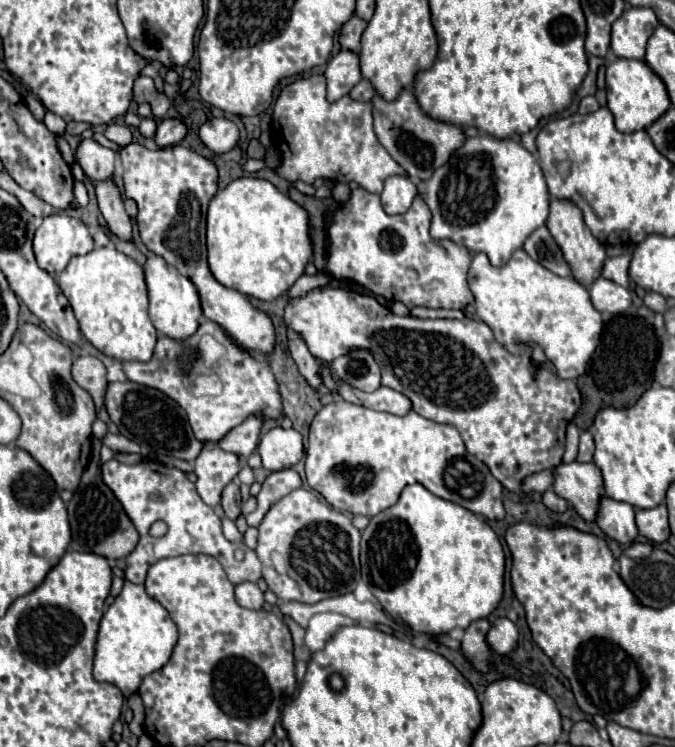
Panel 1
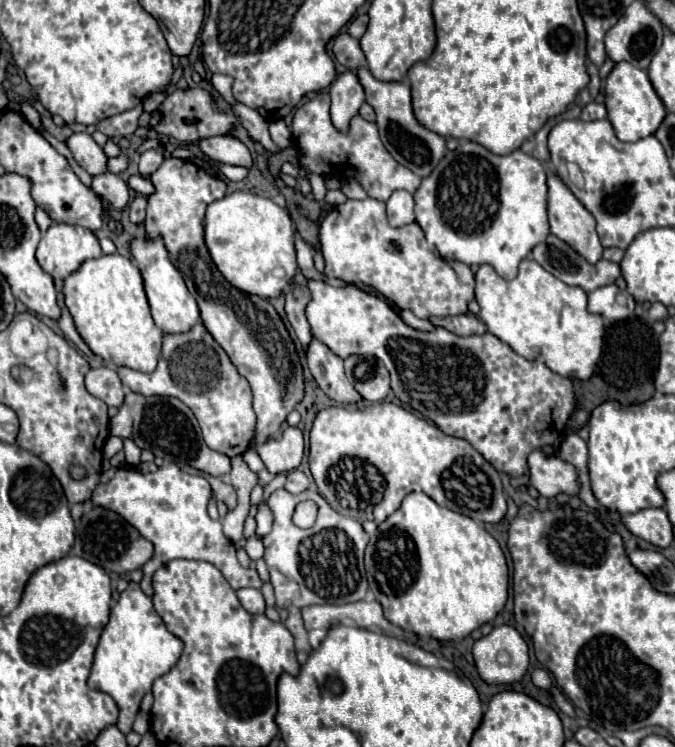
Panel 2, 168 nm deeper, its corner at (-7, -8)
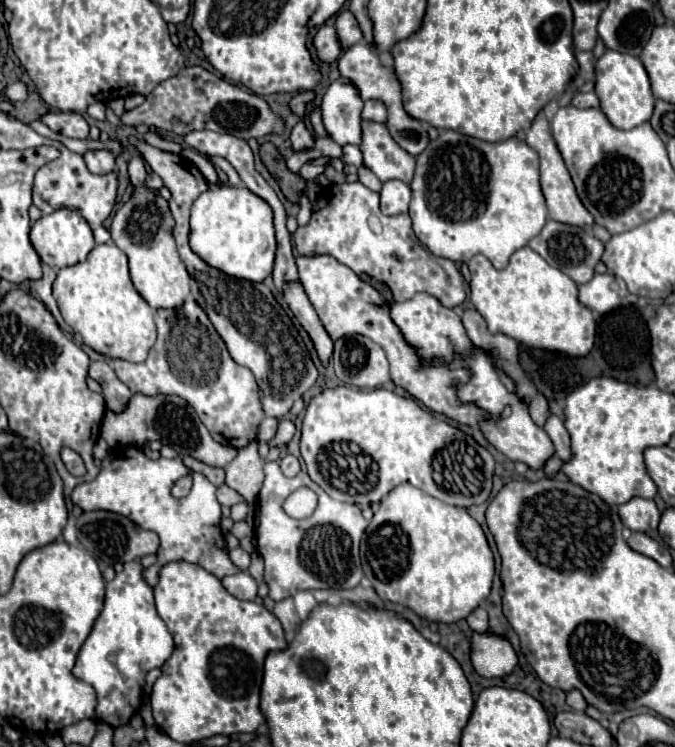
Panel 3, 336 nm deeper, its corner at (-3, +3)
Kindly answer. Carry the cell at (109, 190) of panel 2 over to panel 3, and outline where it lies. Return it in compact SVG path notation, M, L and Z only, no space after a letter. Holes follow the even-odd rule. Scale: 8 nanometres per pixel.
M88 151L88 153L84 153L84 161L86 161L88 169L96 175L114 171L114 157L110 151Z

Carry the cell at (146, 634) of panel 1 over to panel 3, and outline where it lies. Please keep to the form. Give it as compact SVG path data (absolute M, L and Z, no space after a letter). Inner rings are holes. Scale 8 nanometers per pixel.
M132 561L124 563L124 571L106 583L104 609L82 645L72 673L94 685L98 695L96 717L112 727L120 727L128 725L130 717L140 707L146 673L154 667L162 667L172 651L174 639L156 613L152 587L142 579L142 565Z

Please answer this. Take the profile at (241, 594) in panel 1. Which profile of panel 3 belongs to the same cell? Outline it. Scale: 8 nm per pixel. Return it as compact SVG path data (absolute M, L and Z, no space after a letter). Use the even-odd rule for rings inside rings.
M236 573L230 577L222 579L222 585L226 587L226 591L230 595L234 595L236 599L246 599L246 601L254 601L258 595L258 583L254 581L254 577L250 573Z

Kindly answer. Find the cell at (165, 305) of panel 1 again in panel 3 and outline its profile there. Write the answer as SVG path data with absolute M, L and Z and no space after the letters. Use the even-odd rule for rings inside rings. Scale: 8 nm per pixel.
M140 153L132 155L128 173L134 185L134 195L114 215L110 235L114 243L128 255L132 283L144 301L152 309L178 309L190 295L190 277L176 253L176 243L172 237L174 219L168 211L168 203L156 203L156 195L142 187L146 179L146 163Z

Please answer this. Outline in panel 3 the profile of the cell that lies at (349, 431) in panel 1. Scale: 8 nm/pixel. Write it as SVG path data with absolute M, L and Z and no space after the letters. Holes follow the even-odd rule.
M340 386L325 389L312 397L302 423L300 453L306 461L312 481L316 481L332 499L354 505L360 505L360 501L380 503L394 487L404 481L410 481L414 487L426 491L428 495L456 507L482 505L492 491L494 459L484 447L480 447L458 427L436 419L414 399L400 397L388 389L360 391Z

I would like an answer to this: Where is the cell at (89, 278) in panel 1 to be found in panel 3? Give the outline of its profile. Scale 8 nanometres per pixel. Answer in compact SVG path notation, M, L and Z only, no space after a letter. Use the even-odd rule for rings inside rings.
M114 243L96 245L84 261L60 269L52 291L64 321L80 333L84 343L96 353L132 363L142 363L146 359L156 341L154 311L140 293L136 293L128 271L128 259Z

